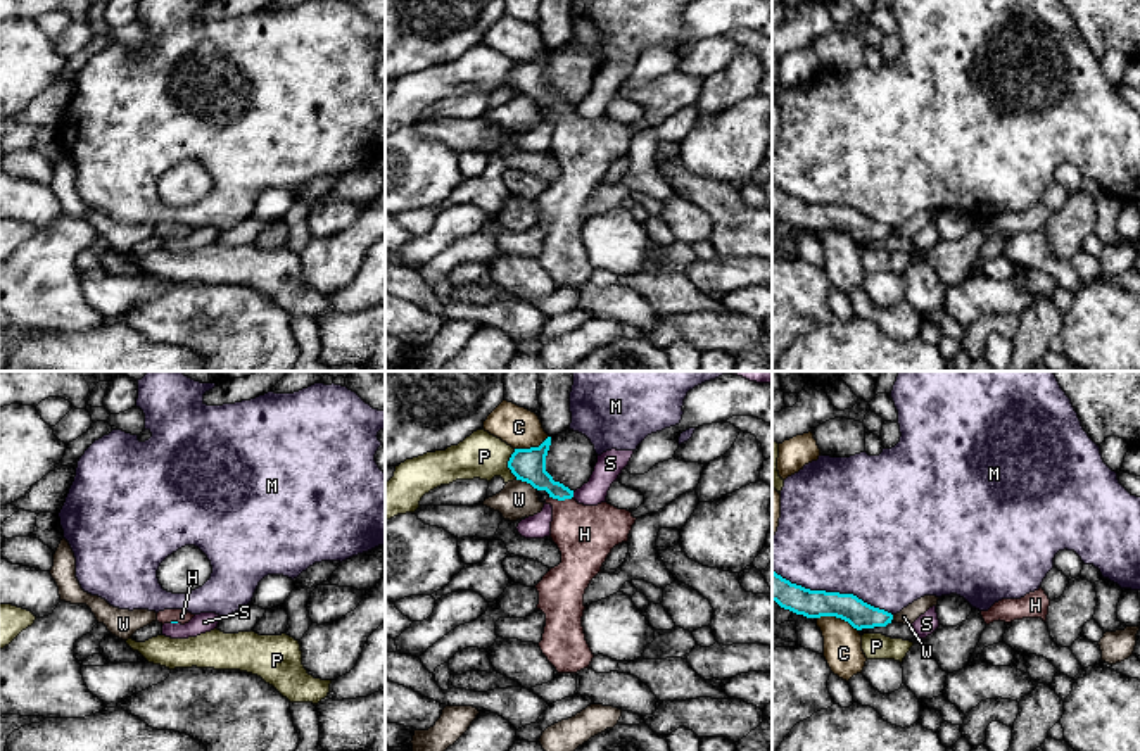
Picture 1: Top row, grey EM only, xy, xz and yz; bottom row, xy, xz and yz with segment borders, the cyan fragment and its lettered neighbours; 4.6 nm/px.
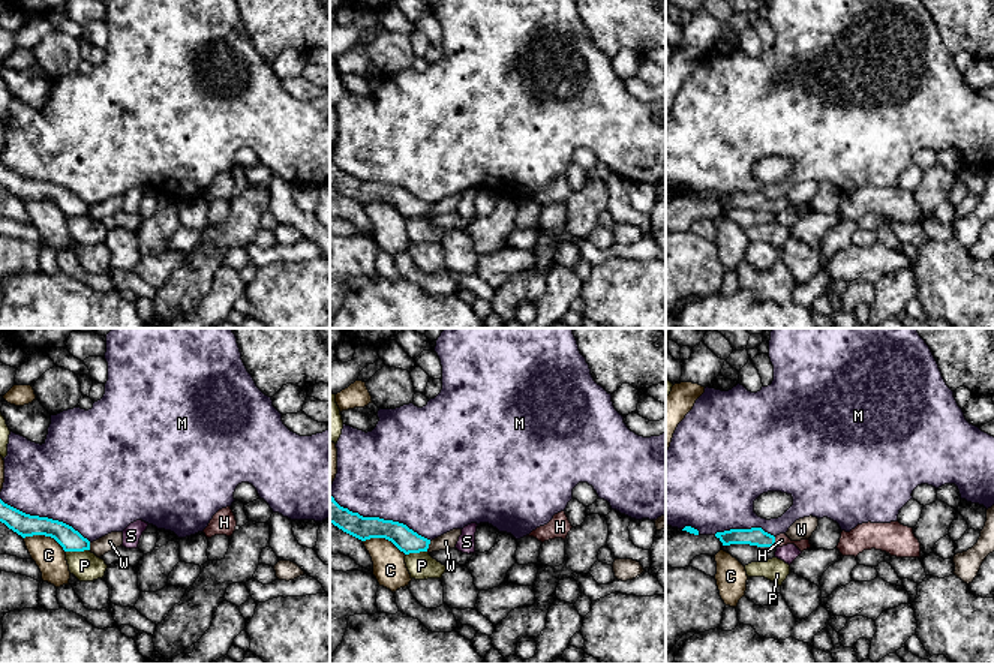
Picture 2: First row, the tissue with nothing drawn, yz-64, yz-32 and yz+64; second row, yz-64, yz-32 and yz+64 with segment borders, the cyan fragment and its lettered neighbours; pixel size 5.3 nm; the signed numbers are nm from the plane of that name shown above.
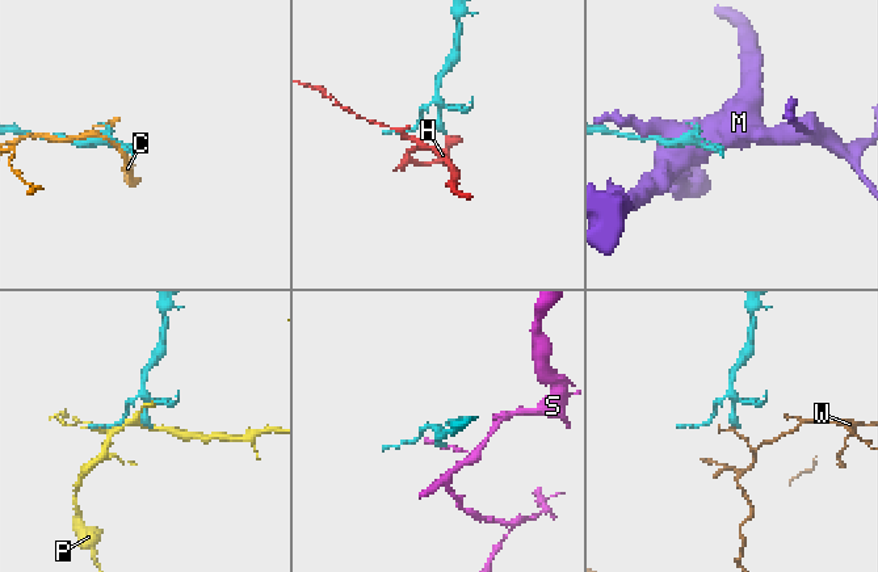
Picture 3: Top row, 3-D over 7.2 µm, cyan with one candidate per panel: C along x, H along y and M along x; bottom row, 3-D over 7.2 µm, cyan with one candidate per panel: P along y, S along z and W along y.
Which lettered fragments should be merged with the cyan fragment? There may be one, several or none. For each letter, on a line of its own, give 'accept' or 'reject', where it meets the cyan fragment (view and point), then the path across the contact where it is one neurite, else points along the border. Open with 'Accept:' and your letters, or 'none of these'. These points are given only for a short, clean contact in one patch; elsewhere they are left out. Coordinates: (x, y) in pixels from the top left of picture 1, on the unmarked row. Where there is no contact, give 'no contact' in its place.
Accept: H
C: reject | yz (838, 230)
H: accept | xz (562, 113)
M: reject | yz (831, 206)
P: reject | xz (508, 78)
S: reject | xz (572, 107) | along xz (572, 106), (574, 109)
W: reject | xz (527, 95) | along xz (517, 92), (538, 102)

